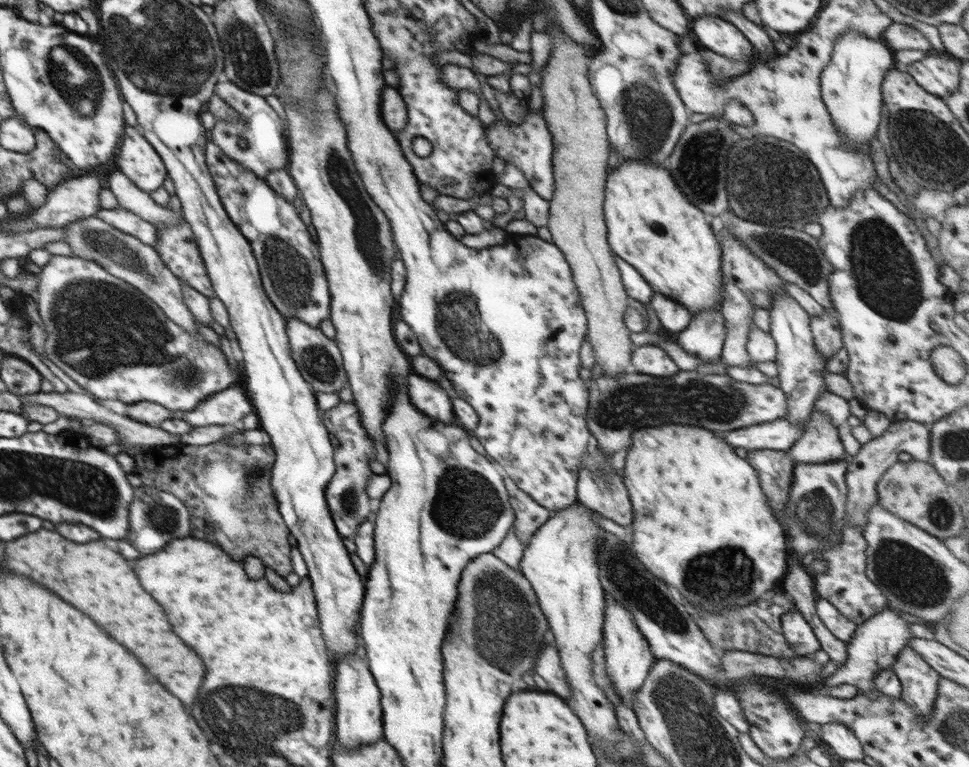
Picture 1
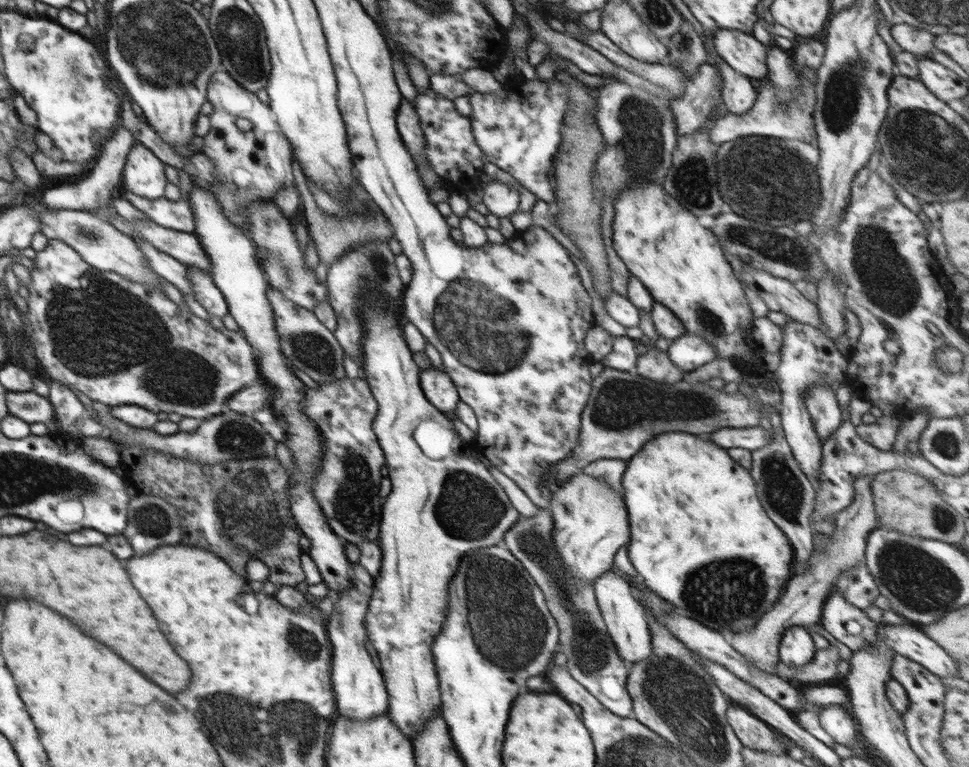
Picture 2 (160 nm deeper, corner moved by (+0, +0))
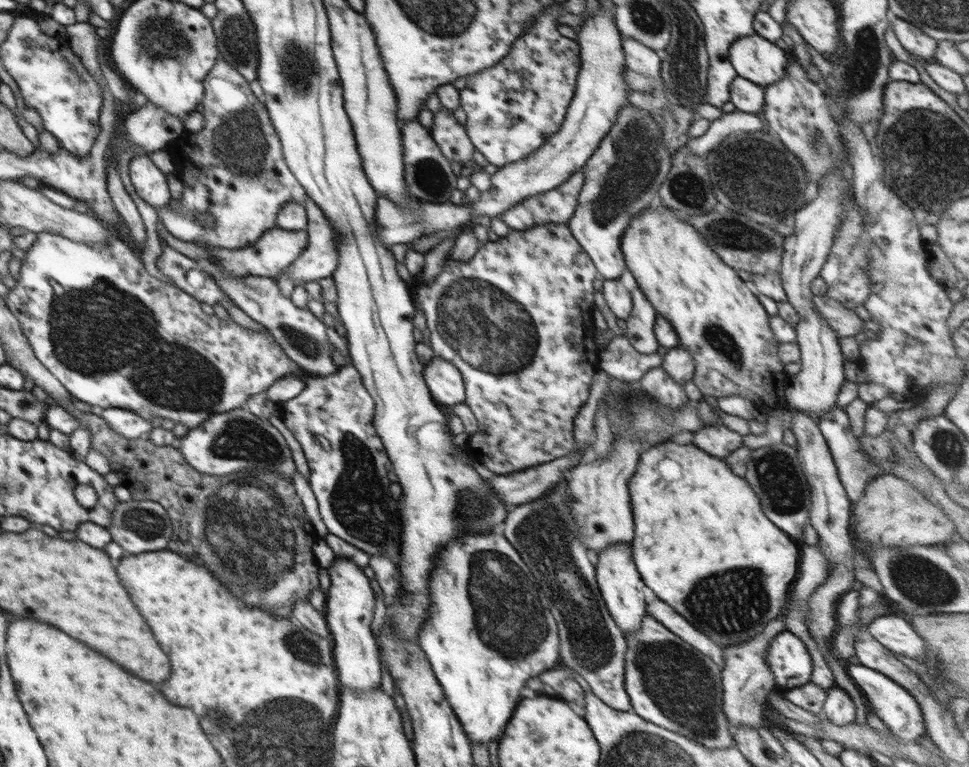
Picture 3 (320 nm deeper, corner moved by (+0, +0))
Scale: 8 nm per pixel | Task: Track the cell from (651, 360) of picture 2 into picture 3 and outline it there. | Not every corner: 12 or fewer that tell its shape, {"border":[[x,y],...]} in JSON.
{"border":[[661,366],[640,379],[659,406],[679,410],[689,402],[684,387]]}

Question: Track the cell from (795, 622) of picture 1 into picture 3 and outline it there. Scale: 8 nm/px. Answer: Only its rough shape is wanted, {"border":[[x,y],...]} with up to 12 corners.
{"border":[[799,634],[768,645],[767,665],[783,692],[809,684],[812,663]]}

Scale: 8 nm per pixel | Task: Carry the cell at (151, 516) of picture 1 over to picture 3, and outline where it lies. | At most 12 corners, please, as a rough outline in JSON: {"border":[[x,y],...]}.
{"border":[[118,502],[108,530],[128,554],[164,550],[175,533],[163,505]]}

